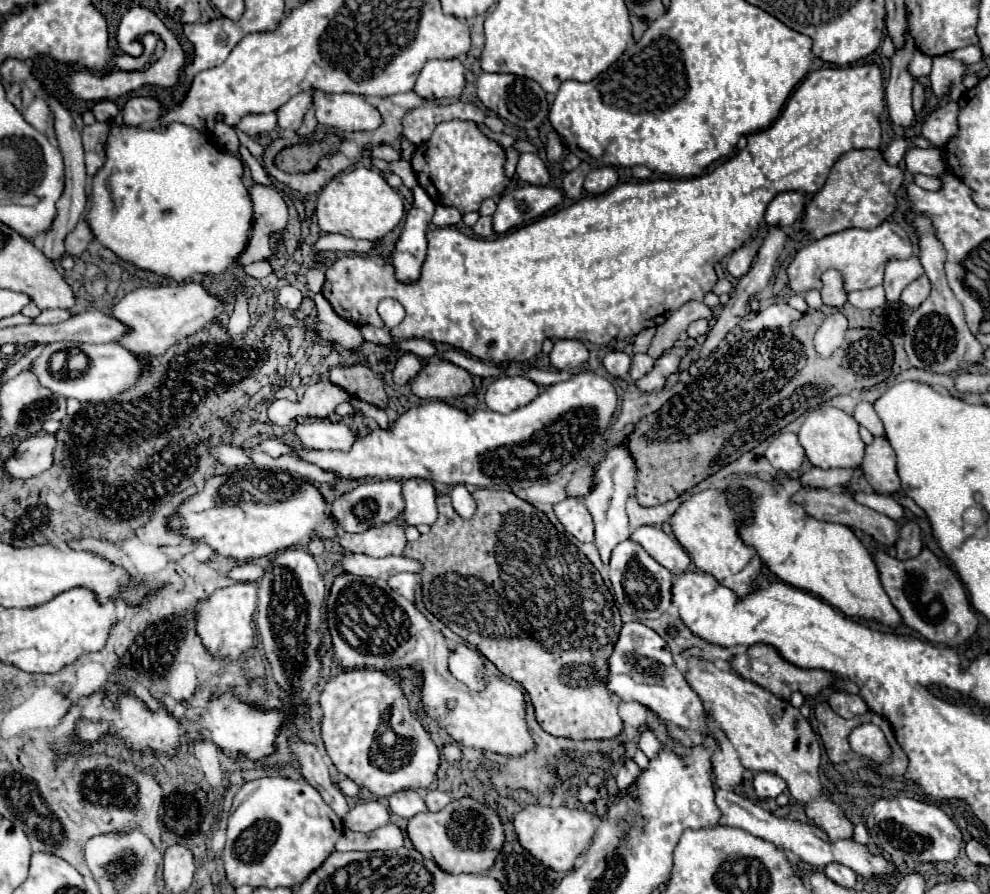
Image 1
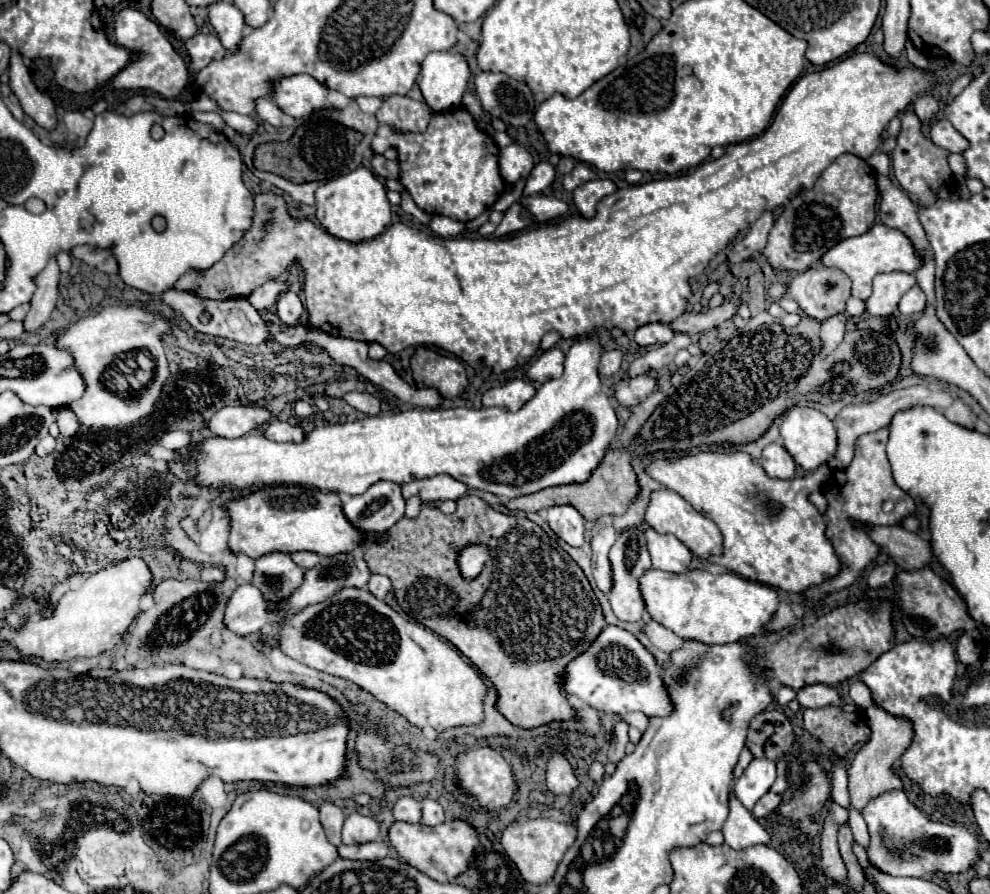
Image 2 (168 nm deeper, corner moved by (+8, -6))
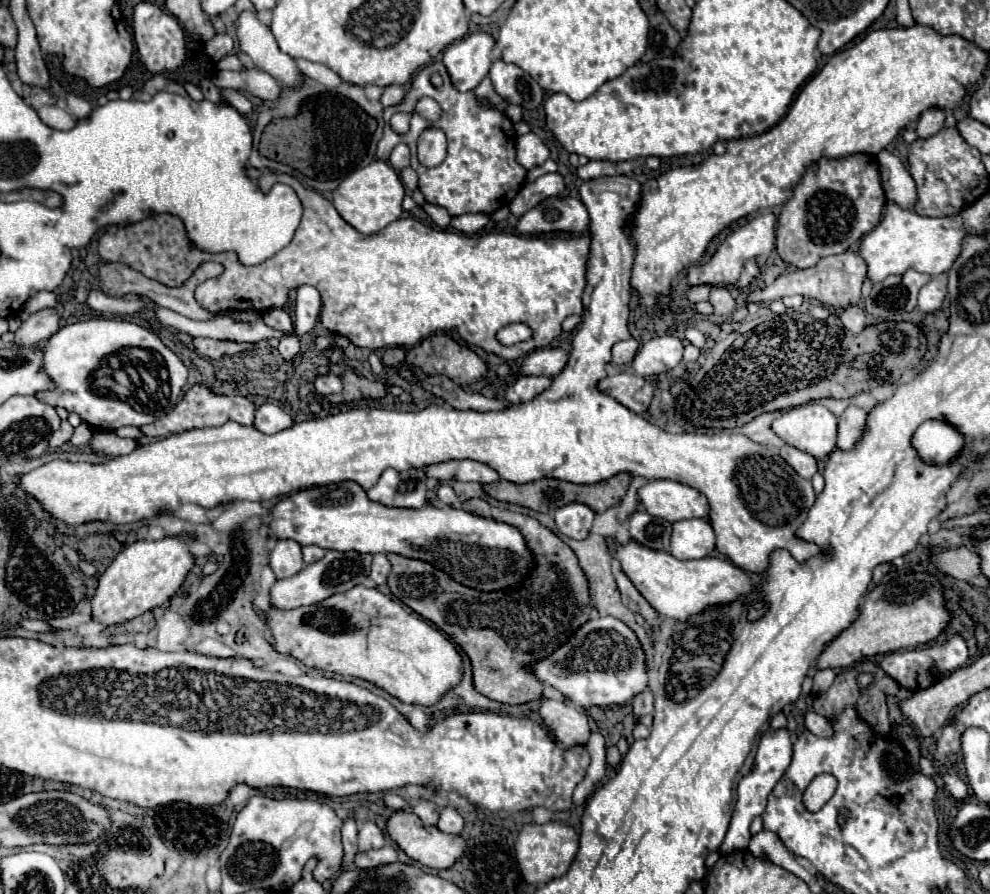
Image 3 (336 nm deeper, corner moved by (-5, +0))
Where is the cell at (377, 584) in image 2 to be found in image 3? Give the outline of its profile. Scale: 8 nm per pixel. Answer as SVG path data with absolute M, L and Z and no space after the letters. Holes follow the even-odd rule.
M375 554L373 556L373 566L371 566L371 580L381 586L387 582L387 576L391 574L391 564L385 558L385 554Z

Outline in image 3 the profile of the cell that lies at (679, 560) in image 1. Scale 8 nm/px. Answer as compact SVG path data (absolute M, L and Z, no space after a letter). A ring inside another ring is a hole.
M701 518L679 520L671 532L671 556L677 560L699 560L715 550L715 534Z

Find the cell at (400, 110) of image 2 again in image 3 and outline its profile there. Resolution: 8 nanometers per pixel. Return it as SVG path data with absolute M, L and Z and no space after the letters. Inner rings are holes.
M387 86L387 88L383 90L383 96L381 96L383 108L401 104L403 100L405 100L405 88L403 88L403 86Z

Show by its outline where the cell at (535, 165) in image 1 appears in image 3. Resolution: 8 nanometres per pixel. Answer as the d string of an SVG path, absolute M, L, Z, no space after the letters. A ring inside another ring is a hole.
M533 132L525 134L525 136L519 136L517 142L515 142L515 150L517 150L517 162L525 170L537 168L537 166L541 166L549 158L547 146Z

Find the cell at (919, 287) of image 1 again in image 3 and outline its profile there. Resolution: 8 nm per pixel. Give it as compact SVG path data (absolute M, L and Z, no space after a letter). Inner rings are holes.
M933 278L931 282L927 282L927 284L921 288L917 308L919 308L921 312L935 312L935 310L941 308L945 296L947 296L947 284L945 284L943 280Z

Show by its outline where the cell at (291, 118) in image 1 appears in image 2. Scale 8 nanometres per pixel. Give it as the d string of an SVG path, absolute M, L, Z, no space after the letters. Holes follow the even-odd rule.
M256 98L256 114L276 128L282 126L282 122L280 122L282 110L270 98Z

